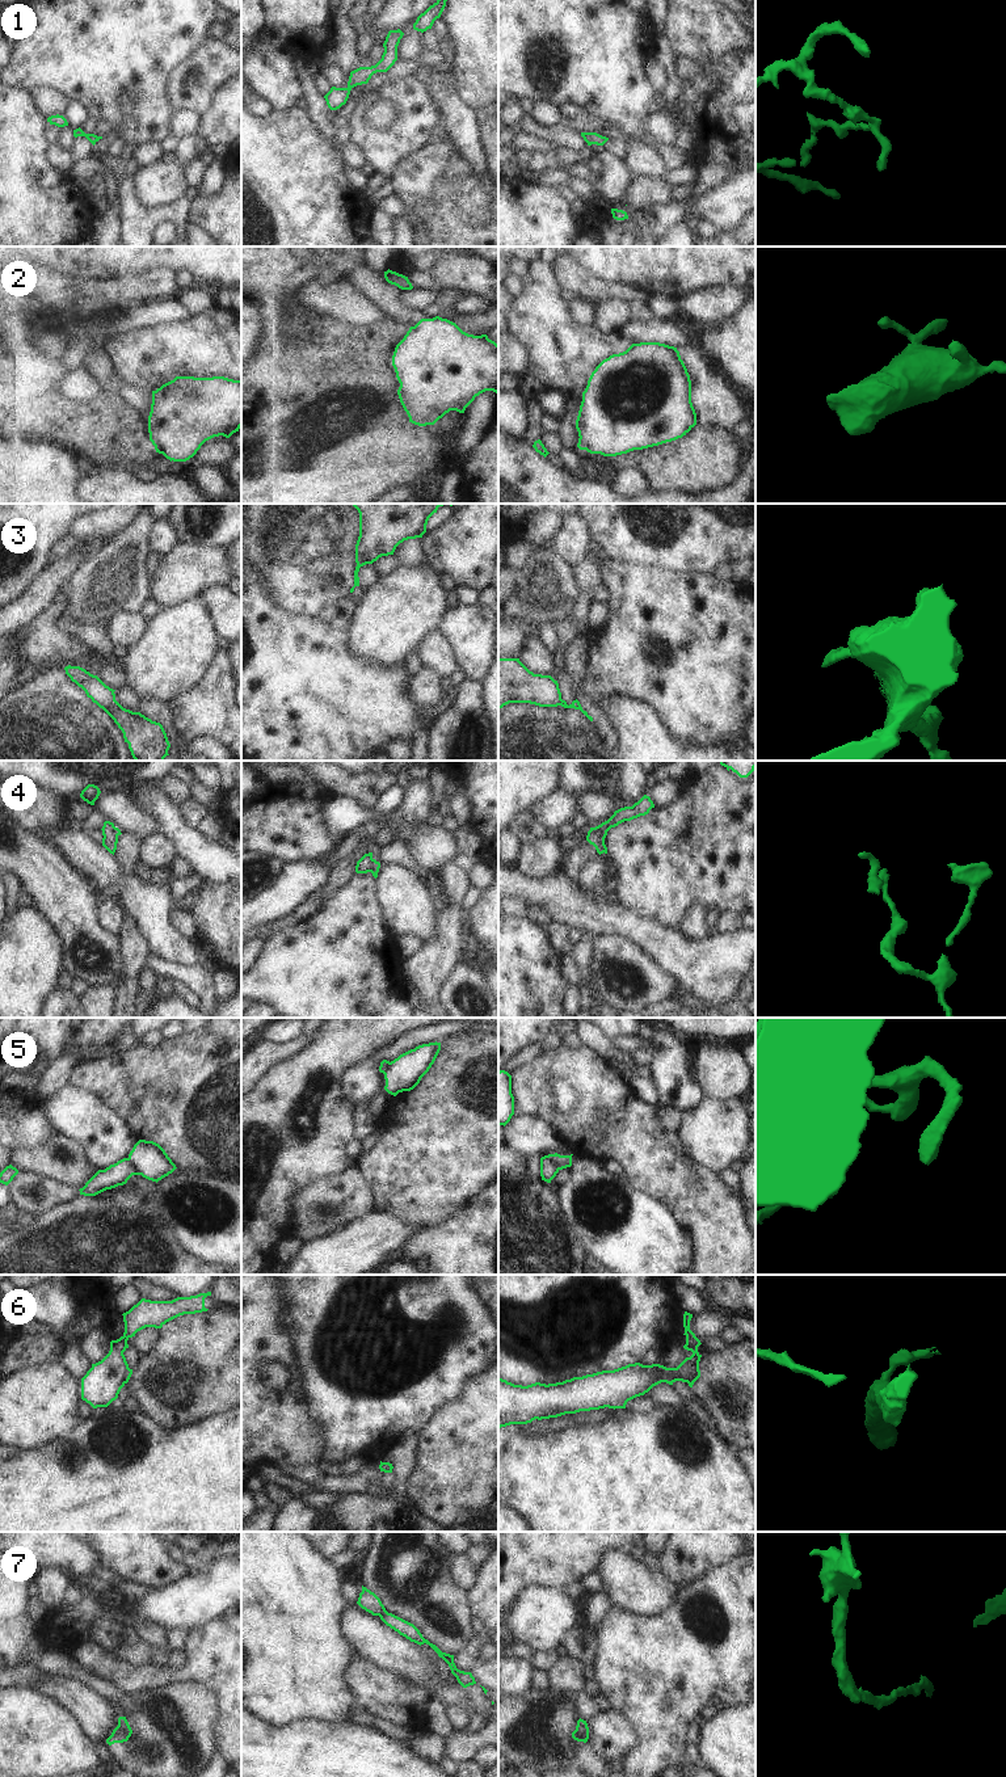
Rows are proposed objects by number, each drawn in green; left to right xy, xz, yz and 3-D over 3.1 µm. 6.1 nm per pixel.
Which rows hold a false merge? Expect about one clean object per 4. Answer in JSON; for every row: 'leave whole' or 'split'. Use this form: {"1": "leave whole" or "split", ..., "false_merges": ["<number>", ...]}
{"1": "leave whole", "2": "leave whole", "3": "split", "4": "split", "5": "split", "6": "leave whole", "7": "split", "false_merges": ["3", "4", "5", "7"]}

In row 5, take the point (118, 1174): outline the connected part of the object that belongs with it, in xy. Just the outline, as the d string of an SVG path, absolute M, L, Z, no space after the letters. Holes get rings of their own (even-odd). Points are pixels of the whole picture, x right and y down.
M123 1158L105 1170L98 1170L79 1191L84 1196L96 1196L106 1189L126 1184L132 1175L138 1175L136 1168L129 1158Z

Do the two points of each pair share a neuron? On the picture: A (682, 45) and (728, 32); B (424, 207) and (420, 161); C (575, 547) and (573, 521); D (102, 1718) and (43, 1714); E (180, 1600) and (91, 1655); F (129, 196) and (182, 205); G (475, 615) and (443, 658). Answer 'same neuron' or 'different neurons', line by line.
A: same neuron
B: same neuron
C: same neuron
D: different neurons
E: different neurons
F: same neuron
G: different neurons

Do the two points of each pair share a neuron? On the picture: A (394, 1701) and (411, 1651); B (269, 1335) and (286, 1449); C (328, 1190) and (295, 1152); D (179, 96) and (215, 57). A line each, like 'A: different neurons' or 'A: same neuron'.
A: different neurons
B: same neuron
C: different neurons
D: same neuron

